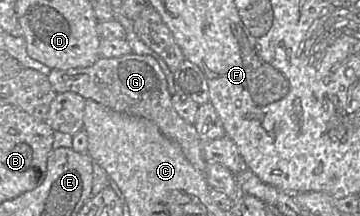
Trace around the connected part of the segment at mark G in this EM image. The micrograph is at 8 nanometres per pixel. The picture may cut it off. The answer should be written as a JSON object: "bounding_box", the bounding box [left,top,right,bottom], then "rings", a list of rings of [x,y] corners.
{"bounding_box":[47,52,207,175],"rings":[[[131,52],[120,57],[100,57],[90,67],[51,69],[47,77],[56,93],[74,92],[111,110],[151,120],[165,137],[180,146],[193,167],[205,175],[207,163],[202,157],[202,141],[194,125],[186,122],[174,109],[165,75],[152,56]]]}

